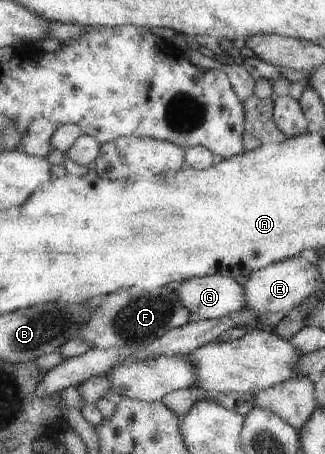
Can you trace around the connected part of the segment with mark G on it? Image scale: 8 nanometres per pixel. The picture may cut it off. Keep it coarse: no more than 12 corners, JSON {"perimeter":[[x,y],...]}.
{"perimeter":[[222,274],[186,280],[178,296],[192,318],[247,308],[245,287]]}

